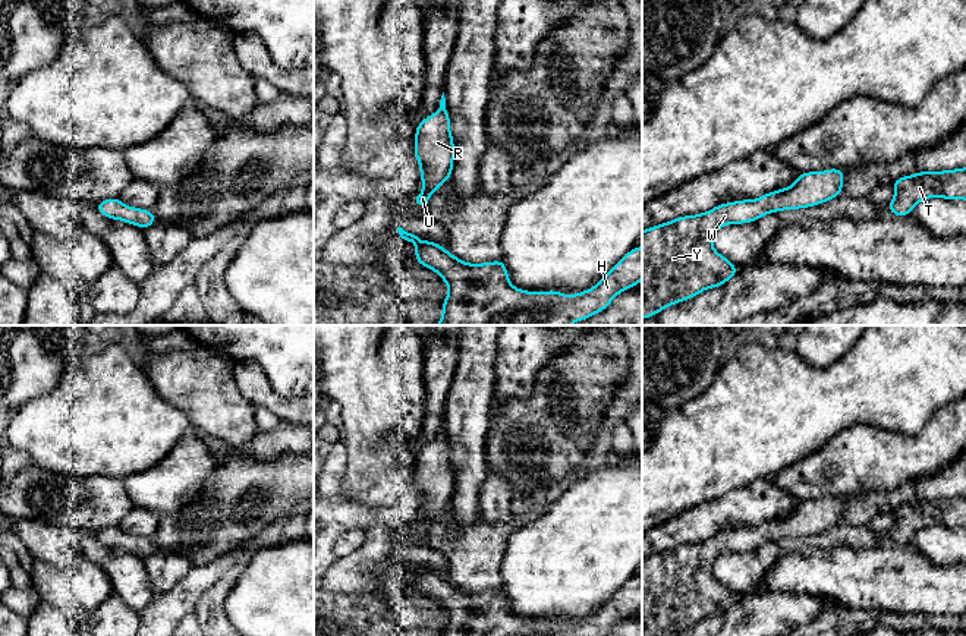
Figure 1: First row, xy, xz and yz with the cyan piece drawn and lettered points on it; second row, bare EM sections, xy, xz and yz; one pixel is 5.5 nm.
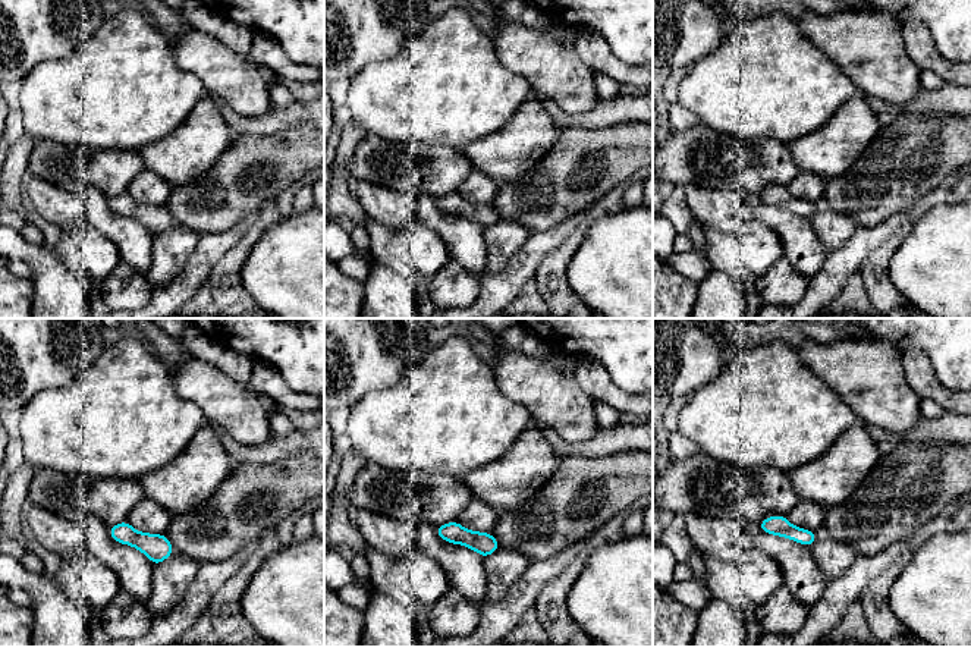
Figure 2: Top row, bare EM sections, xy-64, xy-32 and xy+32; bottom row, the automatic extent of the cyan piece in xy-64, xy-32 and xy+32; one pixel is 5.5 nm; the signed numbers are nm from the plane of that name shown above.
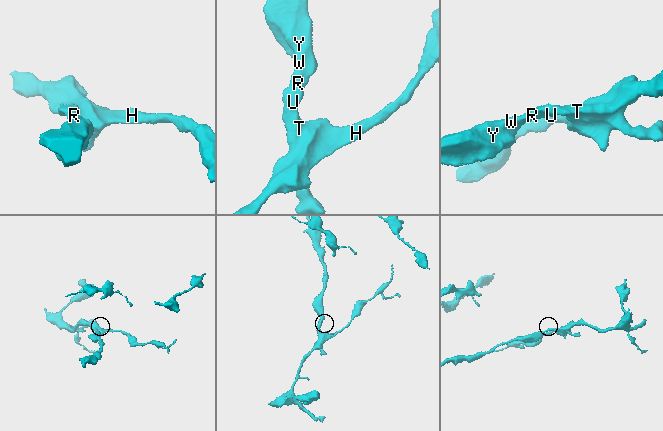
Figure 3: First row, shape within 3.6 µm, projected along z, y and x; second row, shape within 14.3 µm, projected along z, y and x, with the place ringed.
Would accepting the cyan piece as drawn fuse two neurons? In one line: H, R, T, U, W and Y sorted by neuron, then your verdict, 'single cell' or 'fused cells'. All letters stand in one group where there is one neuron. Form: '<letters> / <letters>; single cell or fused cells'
H R T U W Y; single cell

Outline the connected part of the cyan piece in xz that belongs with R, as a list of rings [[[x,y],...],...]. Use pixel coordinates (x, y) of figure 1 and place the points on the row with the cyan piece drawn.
[[[444,92],[440,108],[415,127],[413,155],[419,163],[422,191],[416,204],[427,208],[428,199],[453,174],[454,141]]]

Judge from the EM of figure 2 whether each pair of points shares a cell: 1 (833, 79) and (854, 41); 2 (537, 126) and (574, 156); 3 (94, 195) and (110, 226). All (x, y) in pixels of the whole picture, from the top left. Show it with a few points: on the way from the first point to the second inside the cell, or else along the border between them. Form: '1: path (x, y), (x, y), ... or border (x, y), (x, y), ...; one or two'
1: border (814, 44), (847, 74), (860, 93); two
2: border (561, 131), (556, 141), (534, 167); two
3: path (96, 203), (97, 211), (104, 219); one

